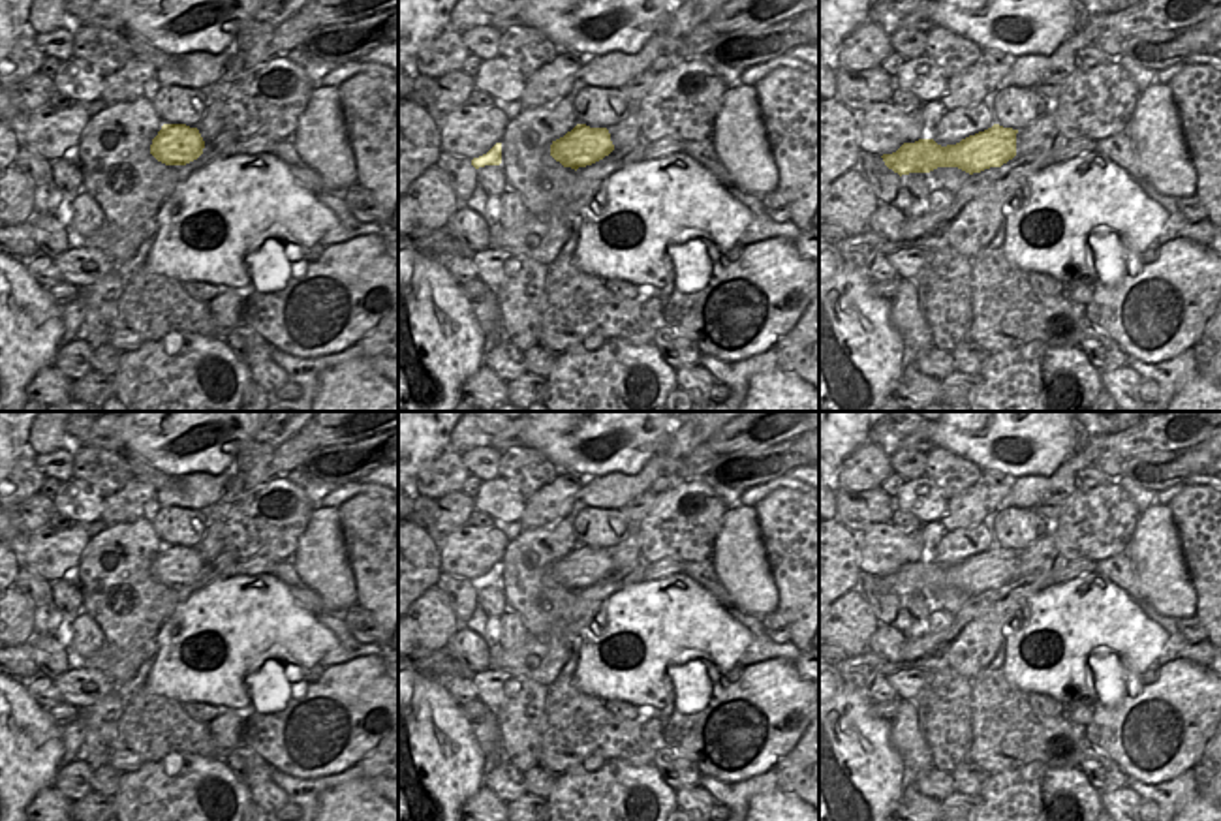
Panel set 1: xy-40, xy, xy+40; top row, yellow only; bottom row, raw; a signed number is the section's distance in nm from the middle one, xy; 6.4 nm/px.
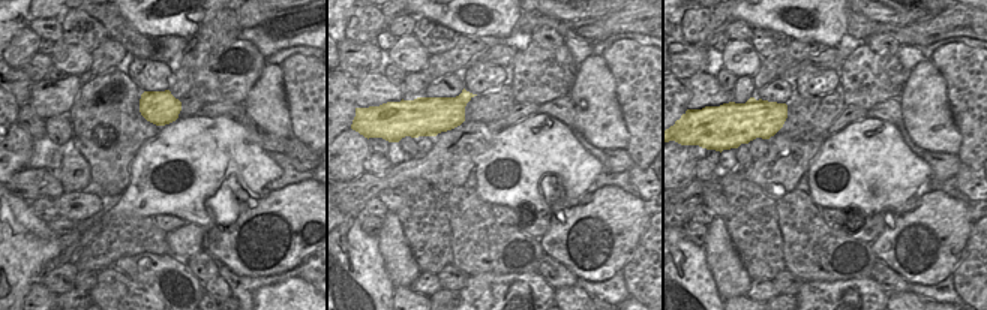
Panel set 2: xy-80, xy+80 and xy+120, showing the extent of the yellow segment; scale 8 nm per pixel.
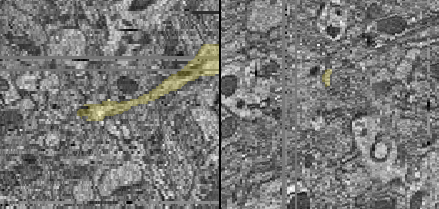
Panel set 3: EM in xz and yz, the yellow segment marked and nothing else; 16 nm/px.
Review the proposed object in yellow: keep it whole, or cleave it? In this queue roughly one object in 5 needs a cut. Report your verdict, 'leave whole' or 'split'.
leave whole

